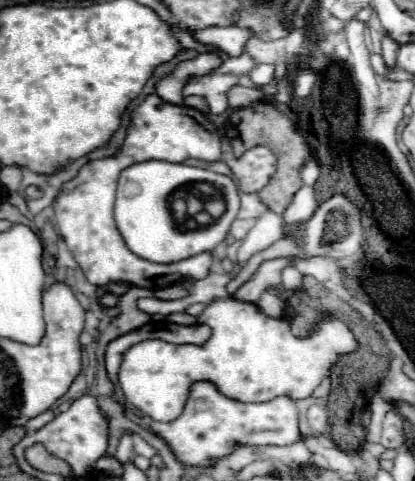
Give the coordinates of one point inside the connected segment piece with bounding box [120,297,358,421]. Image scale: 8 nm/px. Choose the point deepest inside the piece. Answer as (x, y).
(252, 357)

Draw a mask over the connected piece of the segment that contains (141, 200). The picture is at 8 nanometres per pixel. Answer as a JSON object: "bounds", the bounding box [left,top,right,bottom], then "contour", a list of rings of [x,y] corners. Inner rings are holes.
{"bounds":[114,161,240,263],"contour":[[[142,161],[134,163],[128,169],[122,171],[120,181],[118,181],[118,193],[116,193],[116,205],[114,205],[114,219],[116,227],[128,245],[128,249],[152,263],[176,263],[182,259],[188,259],[192,255],[212,251],[216,245],[220,245],[236,215],[240,211],[240,191],[236,183],[228,175],[220,175],[214,171],[206,171],[202,167],[190,167],[184,163],[168,163],[168,161]],[[194,181],[208,181],[212,183],[218,191],[222,191],[226,199],[226,213],[212,225],[202,227],[202,229],[192,229],[192,231],[178,231],[174,227],[172,215],[170,215],[170,203],[168,195],[186,183]]]}

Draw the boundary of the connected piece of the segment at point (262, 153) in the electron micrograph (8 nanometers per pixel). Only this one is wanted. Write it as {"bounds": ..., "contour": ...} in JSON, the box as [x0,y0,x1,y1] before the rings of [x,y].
{"bounds":[222,139,276,193],"contour":[[[228,139],[222,141],[222,159],[234,173],[234,179],[244,193],[260,191],[276,171],[276,157],[268,147],[254,147],[242,157],[234,157]]]}

